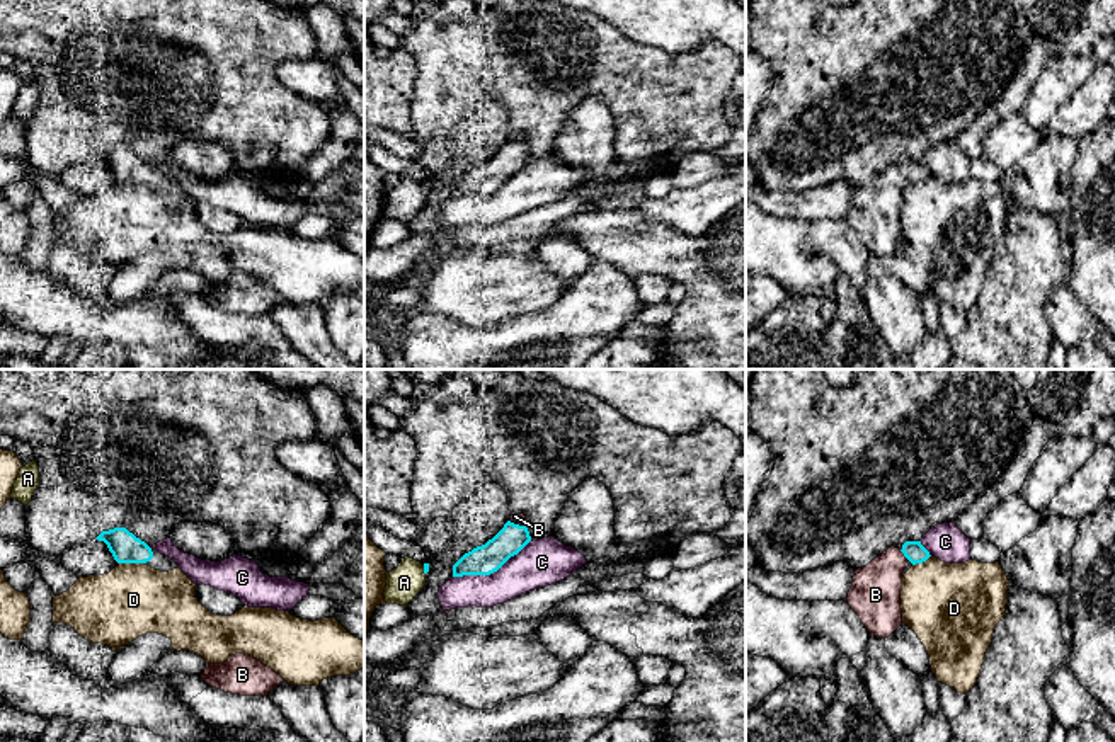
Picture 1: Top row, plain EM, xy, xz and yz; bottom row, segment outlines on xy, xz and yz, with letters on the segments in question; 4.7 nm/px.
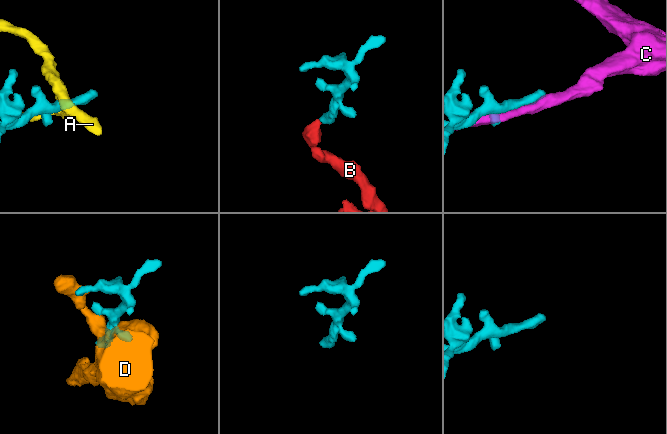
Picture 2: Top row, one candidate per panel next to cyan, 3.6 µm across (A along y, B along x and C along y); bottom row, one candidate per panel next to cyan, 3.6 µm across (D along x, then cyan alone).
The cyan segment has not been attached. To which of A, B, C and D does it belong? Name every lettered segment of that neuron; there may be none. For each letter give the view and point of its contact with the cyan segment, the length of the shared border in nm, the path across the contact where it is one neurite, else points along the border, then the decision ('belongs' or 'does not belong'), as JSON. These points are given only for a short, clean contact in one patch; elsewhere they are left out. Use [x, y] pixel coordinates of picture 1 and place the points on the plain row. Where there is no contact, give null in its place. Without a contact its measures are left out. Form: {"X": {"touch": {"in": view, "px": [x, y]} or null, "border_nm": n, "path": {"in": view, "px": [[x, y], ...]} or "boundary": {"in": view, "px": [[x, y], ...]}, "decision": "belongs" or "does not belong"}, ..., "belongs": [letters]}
{"A": {"touch": {"in": "xz", "px": [424, 189]}, "border_nm": 50, "boundary": {"in": "xz", "px": [[423, 184], [424, 193]]}, "decision": "does not belong"}, "B": {"touch": {"in": "yz", "px": [904, 174]}, "border_nm": 60, "path": {"in": "yz", "px": [[914, 171], [904, 174], [882, 196], [875, 213]]}, "decision": "belongs"}, "C": {"touch": {"in": "xz", "px": [491, 191]}, "border_nm": 400, "decision": "does not belong"}, "D": {"touch": {"in": "xy", "px": [131, 181]}, "border_nm": 120, "decision": "does not belong"}, "belongs": ["B"]}

